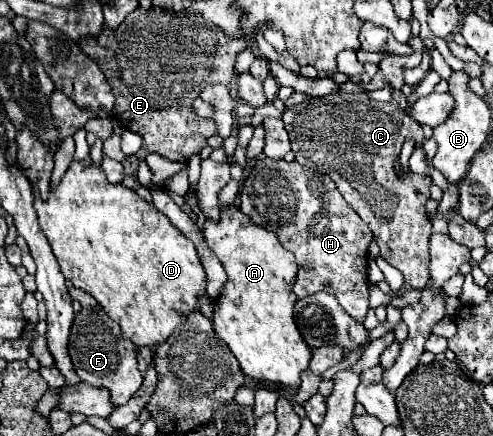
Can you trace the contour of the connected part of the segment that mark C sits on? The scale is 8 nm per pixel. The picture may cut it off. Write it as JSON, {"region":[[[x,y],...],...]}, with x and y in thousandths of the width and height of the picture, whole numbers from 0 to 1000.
{"region":[[[740,213],[619,227],[578,255],[574,282],[590,314],[598,369],[667,401],[688,443],[757,530],[773,589],[817,626],[822,654],[858,663],[870,644],[874,502],[862,489],[862,466],[874,406],[834,392],[822,392],[822,406],[805,406],[797,388],[797,365],[822,319],[834,314],[842,328],[858,328],[854,287],[834,278],[801,232],[757,232]]]}

